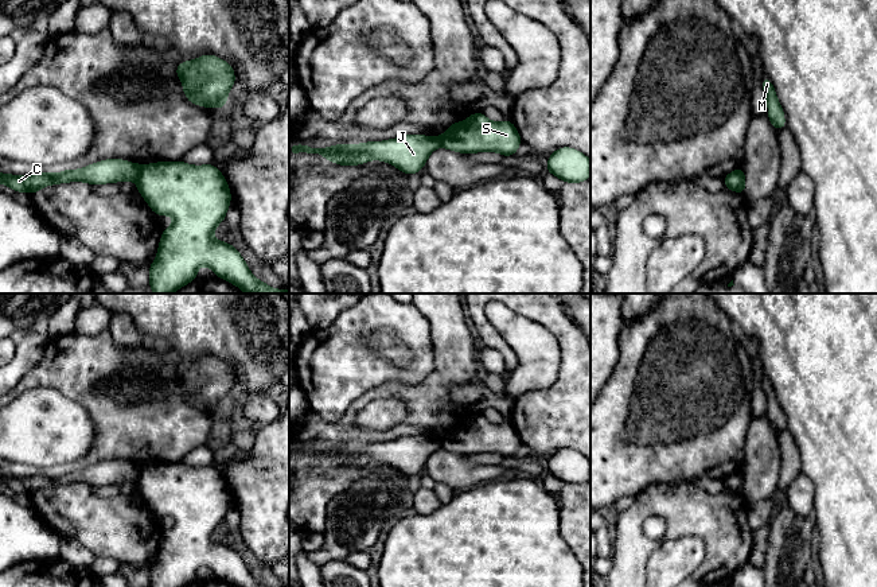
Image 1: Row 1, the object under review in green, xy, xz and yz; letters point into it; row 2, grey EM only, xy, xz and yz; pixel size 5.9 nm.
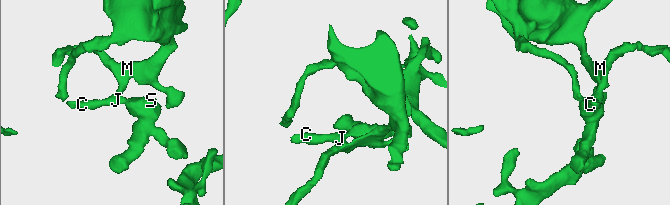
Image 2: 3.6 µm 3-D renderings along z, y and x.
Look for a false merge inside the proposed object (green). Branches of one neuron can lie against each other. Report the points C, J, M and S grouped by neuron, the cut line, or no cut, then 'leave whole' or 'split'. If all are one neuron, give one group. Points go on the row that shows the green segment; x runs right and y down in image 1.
C J M / S | xy (140, 166), (135, 179) | split

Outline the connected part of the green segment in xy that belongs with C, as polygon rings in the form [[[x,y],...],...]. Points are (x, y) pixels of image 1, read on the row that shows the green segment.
[[[124,159],[100,160],[79,170],[63,170],[58,174],[46,171],[32,175],[9,175],[0,172],[0,183],[11,187],[16,193],[36,194],[44,186],[61,184],[69,182],[86,182],[91,186],[102,183],[116,183],[121,180],[136,180],[140,172],[137,163]]]

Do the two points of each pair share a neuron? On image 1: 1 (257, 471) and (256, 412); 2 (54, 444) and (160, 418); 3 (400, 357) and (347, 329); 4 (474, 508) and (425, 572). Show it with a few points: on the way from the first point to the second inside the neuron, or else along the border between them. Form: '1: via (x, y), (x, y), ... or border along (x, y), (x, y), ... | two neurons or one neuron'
1: border along (275, 419), (264, 426) | two neurons
2: border along (82, 405), (93, 424), (94, 440), (75, 461) | two neurons
3: border along (362, 333), (361, 338), (363, 342), (384, 357) | two neurons
4: via (474, 524), (441, 556) | one neuron

